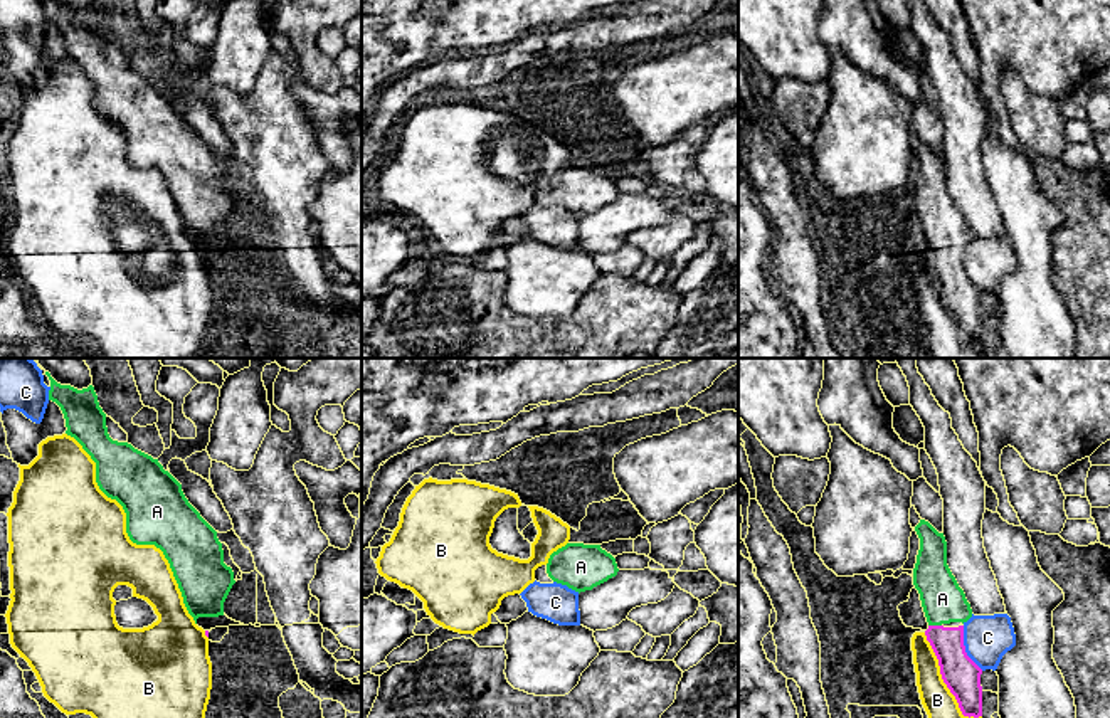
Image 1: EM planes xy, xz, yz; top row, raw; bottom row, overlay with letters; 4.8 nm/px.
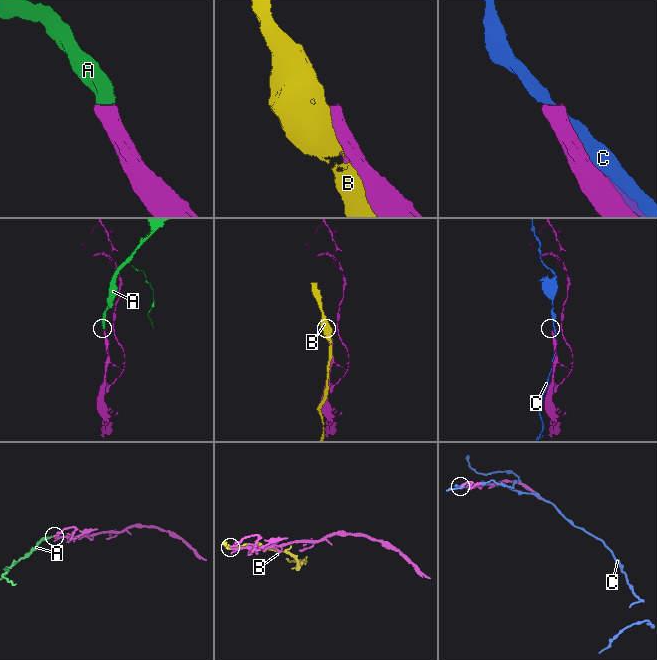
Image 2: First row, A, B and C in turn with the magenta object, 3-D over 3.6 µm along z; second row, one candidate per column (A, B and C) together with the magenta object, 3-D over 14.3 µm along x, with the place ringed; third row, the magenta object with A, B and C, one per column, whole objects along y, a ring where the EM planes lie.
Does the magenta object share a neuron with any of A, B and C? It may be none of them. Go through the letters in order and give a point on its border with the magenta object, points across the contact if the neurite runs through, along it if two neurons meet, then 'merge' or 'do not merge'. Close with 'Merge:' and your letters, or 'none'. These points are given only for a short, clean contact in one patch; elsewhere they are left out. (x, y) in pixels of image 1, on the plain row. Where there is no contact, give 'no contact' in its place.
A: yz (935, 249) | across yz (959, 295), (935, 249), (942, 222) | merge
B: yz (944, 305) | do not merge
C: yz (964, 271) | do not merge
Merge: A

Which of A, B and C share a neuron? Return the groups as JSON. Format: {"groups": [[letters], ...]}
{"groups": [["A"], ["B"], ["C"]]}

